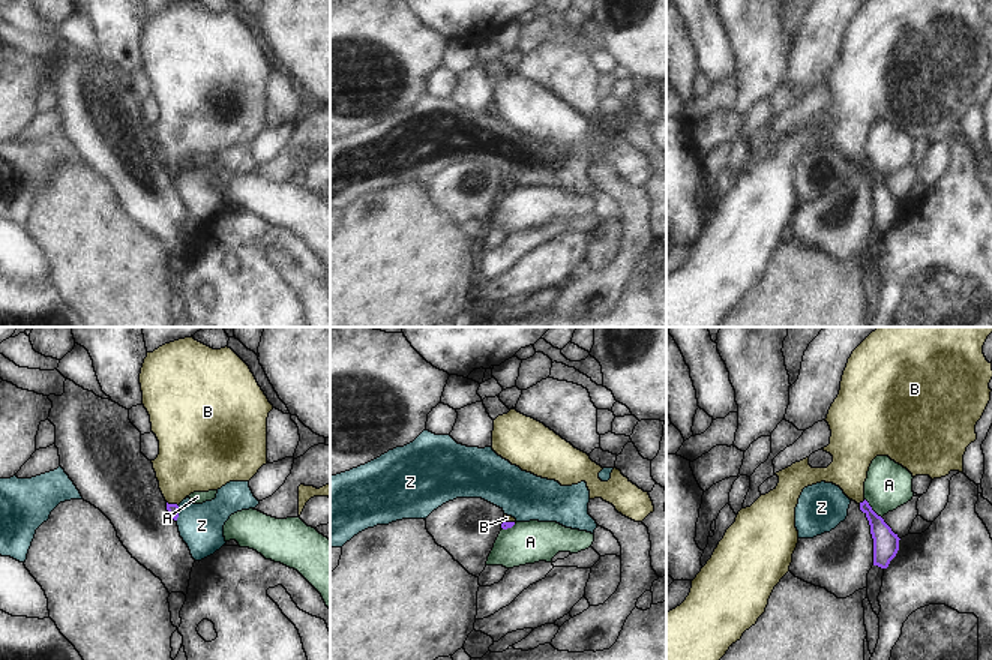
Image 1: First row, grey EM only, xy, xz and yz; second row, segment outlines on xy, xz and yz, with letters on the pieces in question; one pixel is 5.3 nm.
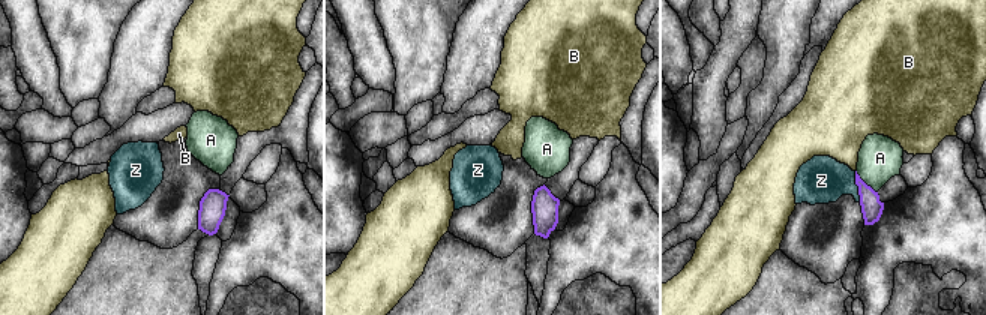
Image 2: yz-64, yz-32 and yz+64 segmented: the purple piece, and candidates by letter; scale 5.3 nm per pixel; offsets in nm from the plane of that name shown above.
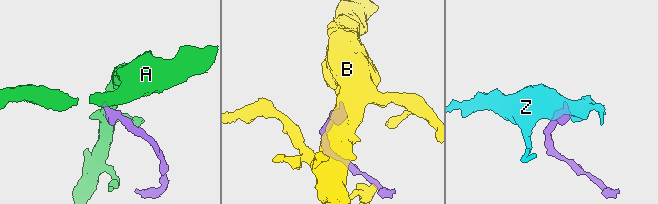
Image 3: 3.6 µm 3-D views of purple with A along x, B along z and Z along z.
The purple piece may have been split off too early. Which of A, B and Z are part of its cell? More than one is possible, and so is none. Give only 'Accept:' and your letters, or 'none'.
Accept: B

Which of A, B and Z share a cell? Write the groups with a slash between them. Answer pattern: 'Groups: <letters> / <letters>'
Groups: A / B / Z

